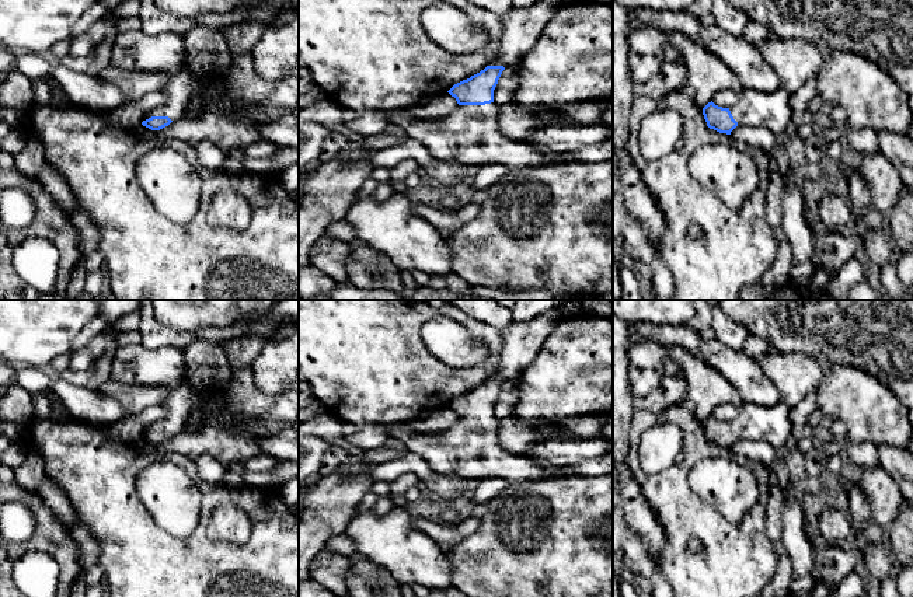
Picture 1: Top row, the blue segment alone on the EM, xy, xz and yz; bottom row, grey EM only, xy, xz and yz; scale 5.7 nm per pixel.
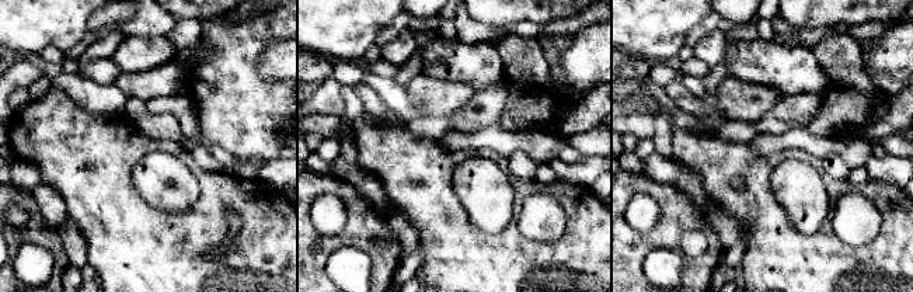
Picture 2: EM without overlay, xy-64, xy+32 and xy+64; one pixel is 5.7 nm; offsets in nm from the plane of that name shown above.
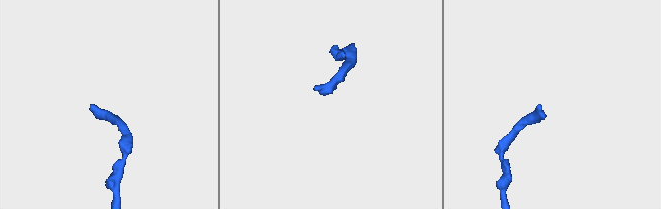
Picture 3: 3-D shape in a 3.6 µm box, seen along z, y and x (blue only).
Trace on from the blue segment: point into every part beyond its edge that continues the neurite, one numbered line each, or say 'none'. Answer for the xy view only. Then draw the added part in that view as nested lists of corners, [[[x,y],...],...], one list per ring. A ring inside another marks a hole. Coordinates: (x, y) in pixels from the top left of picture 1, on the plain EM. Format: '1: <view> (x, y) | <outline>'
1: xy (180, 402) | [[[189,384],[173,390],[161,404],[165,415],[143,426],[143,434],[151,430],[168,430],[173,436],[182,433],[196,402],[196,391]]]

